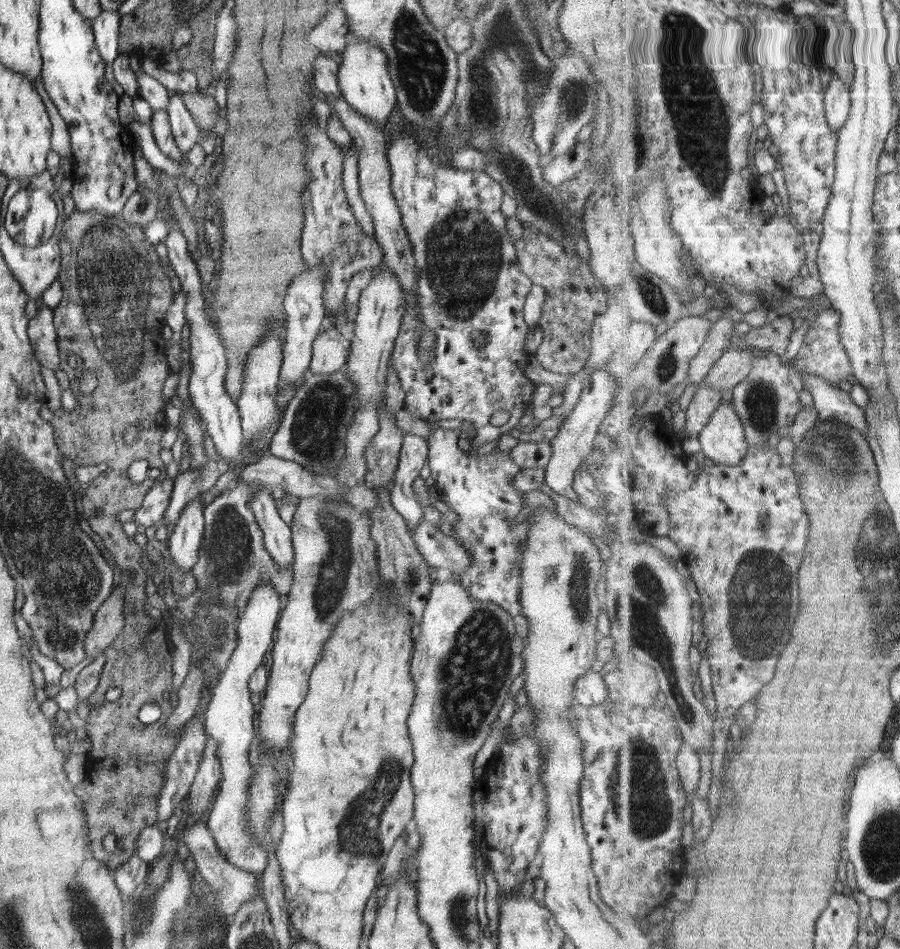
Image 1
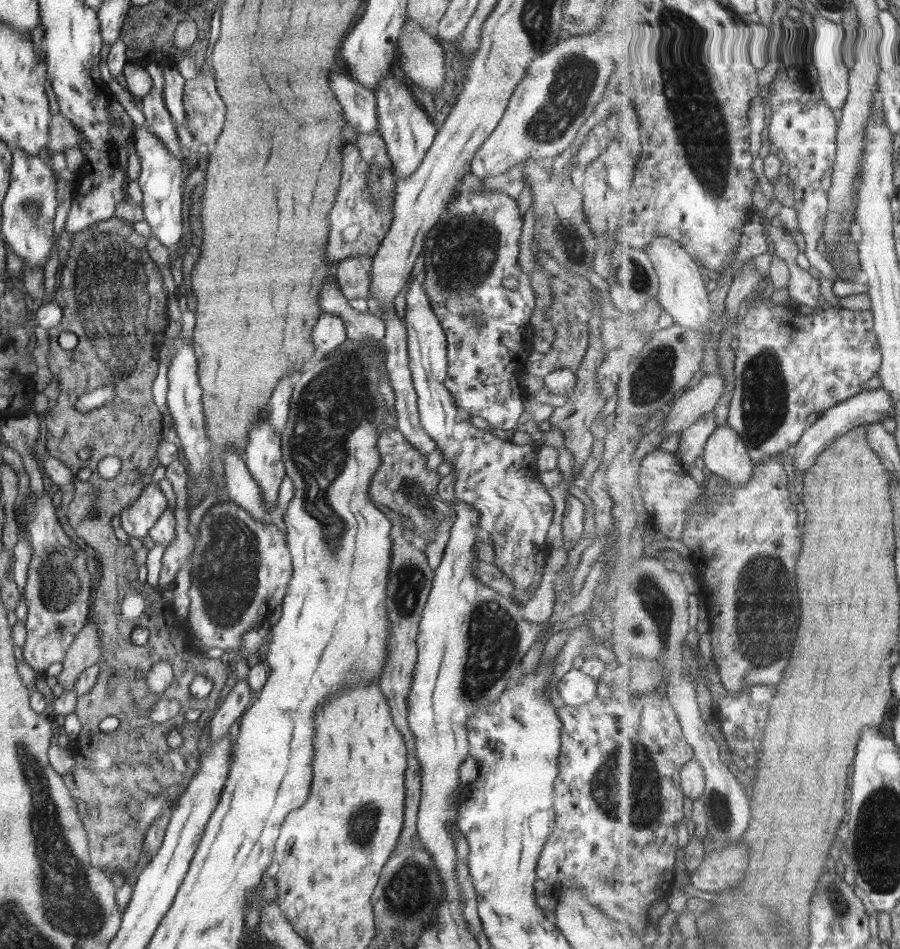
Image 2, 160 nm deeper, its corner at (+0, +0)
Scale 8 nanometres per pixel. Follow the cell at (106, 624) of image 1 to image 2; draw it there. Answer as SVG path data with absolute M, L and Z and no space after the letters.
M92 619L74 638L63 658L63 669L56 677L56 682L62 684L64 692L72 691L78 675L99 661L102 652L101 641L100 631Z

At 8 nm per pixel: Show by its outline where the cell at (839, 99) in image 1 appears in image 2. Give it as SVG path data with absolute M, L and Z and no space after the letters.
M814 12L813 18L817 31L817 37L813 46L813 57L822 78L824 96L832 108L843 110L851 95L851 69L846 64L848 32L846 32L846 28L842 24L826 18L825 14Z

